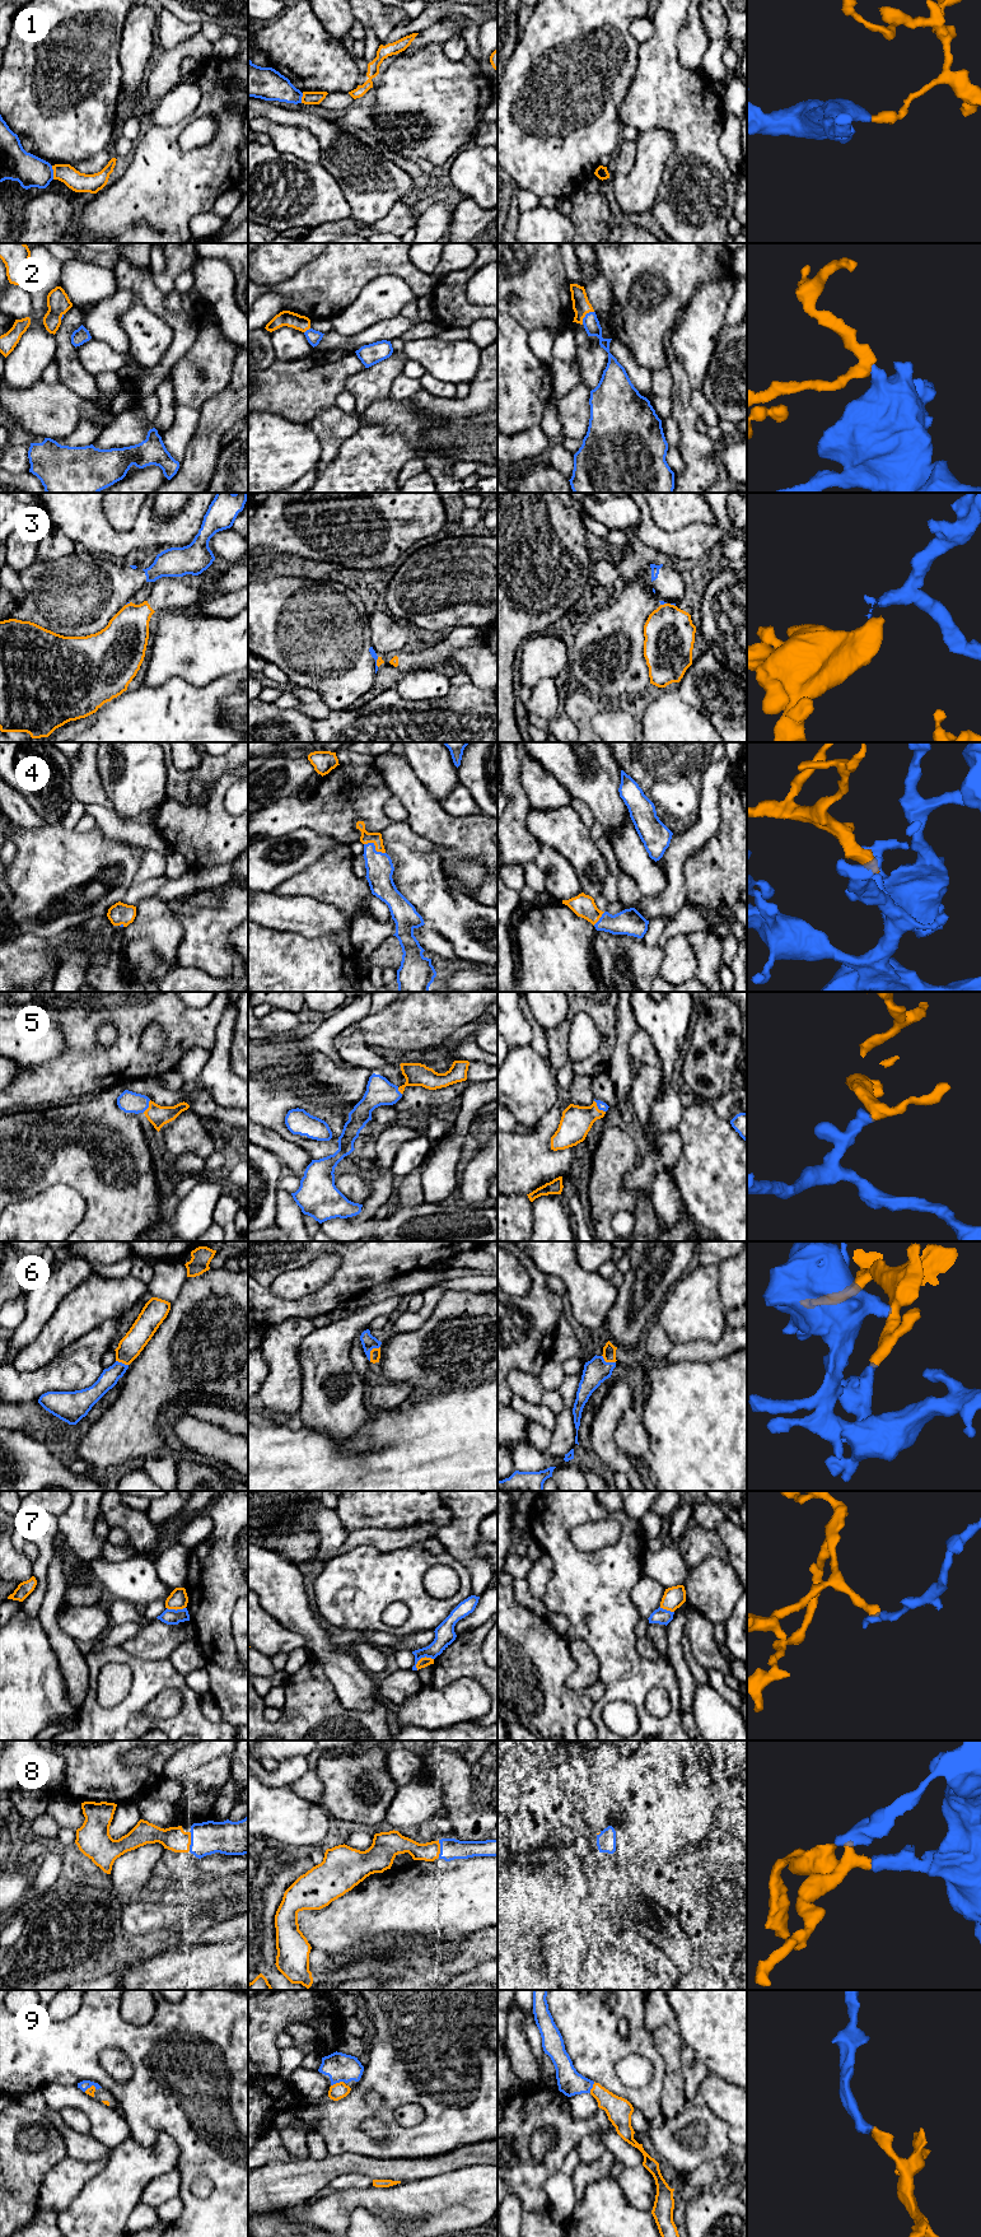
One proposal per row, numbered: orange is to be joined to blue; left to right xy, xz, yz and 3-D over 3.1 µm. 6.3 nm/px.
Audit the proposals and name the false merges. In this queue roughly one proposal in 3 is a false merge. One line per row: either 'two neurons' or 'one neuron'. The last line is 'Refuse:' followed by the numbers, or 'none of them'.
1: two neurons
2: one neuron
3: two neurons
4: one neuron
5: one neuron
6: one neuron
7: two neurons
8: one neuron
9: one neuron
Refuse: 1, 3, 7

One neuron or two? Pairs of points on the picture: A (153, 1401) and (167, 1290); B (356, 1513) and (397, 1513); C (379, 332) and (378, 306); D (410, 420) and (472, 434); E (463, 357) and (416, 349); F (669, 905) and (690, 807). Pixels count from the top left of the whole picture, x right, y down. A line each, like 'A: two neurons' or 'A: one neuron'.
A: two neurons
B: one neuron
C: two neurons
D: one neuron
E: one neuron
F: two neurons

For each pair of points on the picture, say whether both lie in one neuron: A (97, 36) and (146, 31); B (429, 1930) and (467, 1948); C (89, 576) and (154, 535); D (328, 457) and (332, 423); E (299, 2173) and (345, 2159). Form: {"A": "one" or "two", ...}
{"A": "two", "B": "two", "C": "two", "D": "one", "E": "one"}

